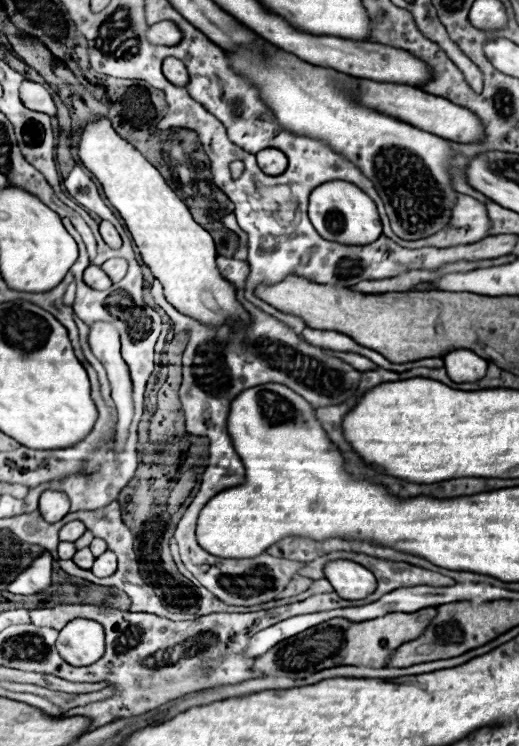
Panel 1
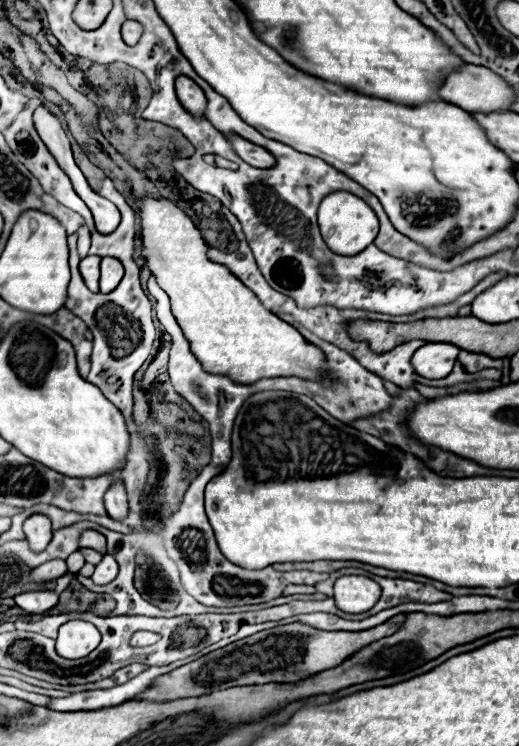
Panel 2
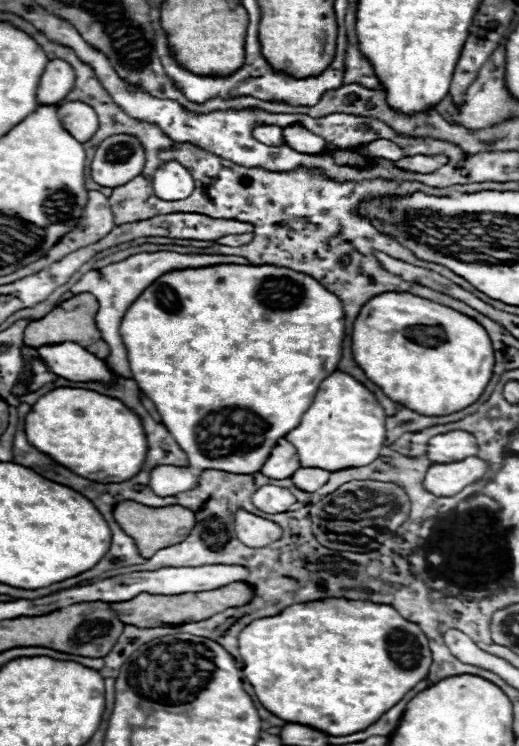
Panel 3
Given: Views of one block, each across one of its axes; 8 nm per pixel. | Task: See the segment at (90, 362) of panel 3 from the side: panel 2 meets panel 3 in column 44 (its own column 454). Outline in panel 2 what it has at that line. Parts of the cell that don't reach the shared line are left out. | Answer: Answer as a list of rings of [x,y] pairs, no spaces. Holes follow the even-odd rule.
[[[428,342],[414,352],[412,366],[414,366],[416,374],[430,378],[430,380],[440,380],[452,372],[458,352],[460,352],[460,348],[454,348],[452,344]]]

